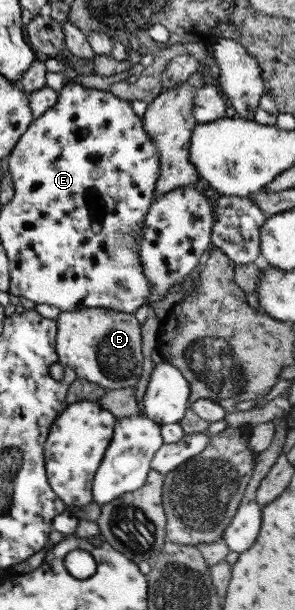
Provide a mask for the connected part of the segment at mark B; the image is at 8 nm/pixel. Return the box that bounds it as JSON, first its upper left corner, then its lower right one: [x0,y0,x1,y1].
[55,308,143,390]

